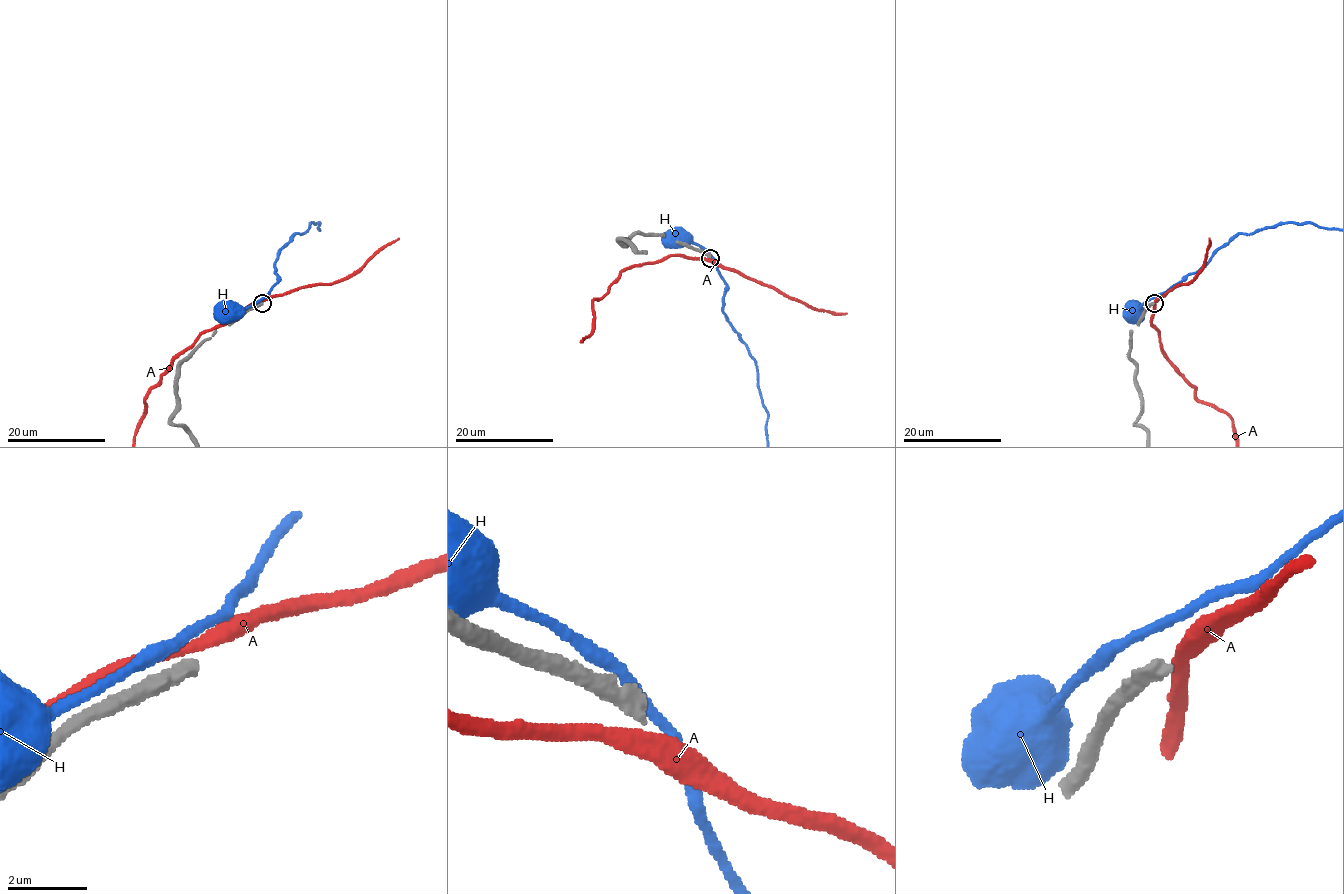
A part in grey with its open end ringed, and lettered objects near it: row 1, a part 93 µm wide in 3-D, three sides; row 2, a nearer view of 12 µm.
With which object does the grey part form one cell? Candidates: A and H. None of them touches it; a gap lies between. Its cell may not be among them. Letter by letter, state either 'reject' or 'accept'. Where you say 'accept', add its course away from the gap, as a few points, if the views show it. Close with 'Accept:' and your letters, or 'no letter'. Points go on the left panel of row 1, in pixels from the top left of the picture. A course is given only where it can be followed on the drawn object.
A: reject
H: reject
Accept: no letter

